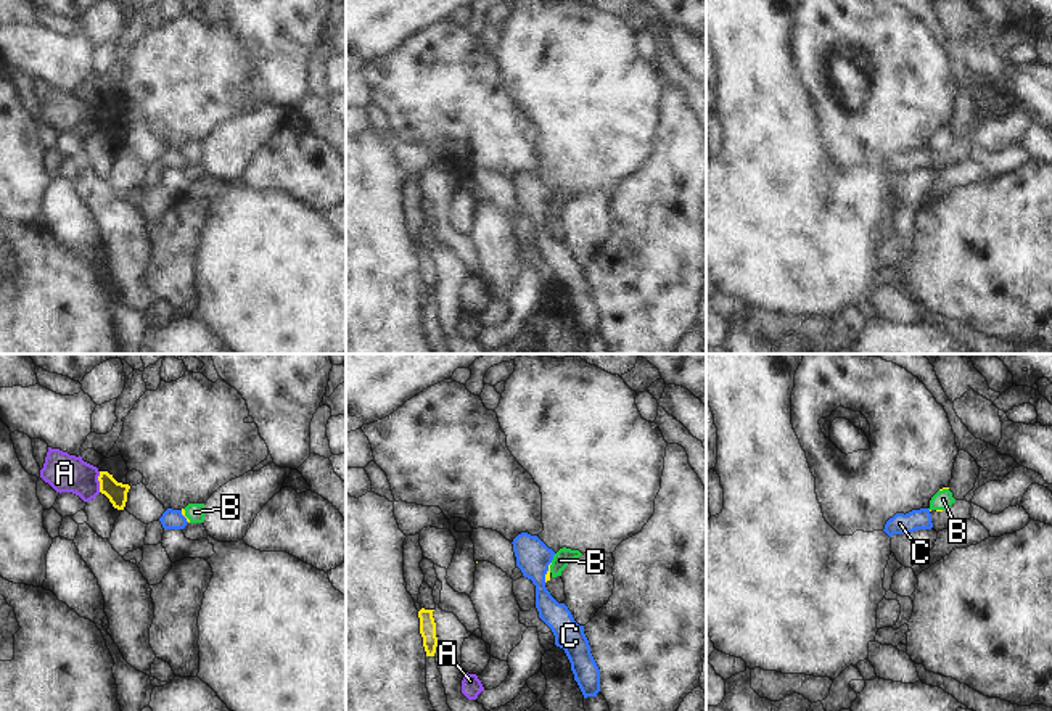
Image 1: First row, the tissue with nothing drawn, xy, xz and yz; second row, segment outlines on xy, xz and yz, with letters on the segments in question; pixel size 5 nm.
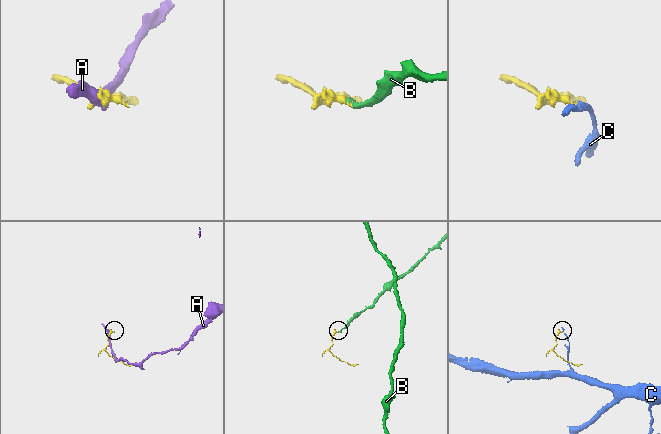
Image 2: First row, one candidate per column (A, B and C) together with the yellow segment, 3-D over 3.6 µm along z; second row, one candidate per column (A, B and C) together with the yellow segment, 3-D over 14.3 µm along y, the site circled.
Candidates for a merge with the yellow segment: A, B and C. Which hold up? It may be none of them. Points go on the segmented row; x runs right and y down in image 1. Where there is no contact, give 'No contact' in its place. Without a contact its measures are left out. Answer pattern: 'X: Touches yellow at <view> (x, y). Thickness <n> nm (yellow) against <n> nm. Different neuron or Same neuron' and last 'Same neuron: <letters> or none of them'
A: Touches yellow at xy (98, 480). Thickness 100 nm (yellow) against 190 nm. Different neuron
B: Touches yellow at xy (184, 515). Thickness 20 nm (yellow) against 100 nm. Same neuron
C: Touches yellow at xz (547, 571). Thickness 30 nm (yellow) against 180 nm. Different neuron
Same neuron: B

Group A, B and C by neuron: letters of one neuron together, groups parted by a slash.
A / B / C

